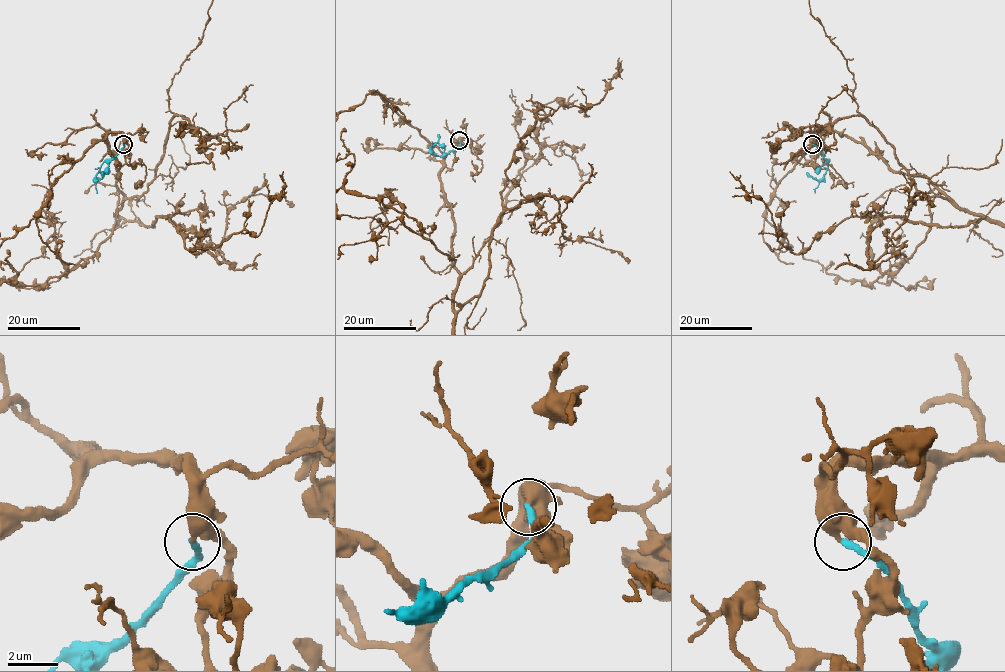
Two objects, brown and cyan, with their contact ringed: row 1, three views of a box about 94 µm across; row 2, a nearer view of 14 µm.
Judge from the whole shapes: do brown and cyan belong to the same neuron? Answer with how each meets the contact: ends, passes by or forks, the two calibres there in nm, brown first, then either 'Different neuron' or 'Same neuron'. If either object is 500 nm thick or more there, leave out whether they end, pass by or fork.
Thickness 500 nm (brown) against 280 nm. Same neuron

